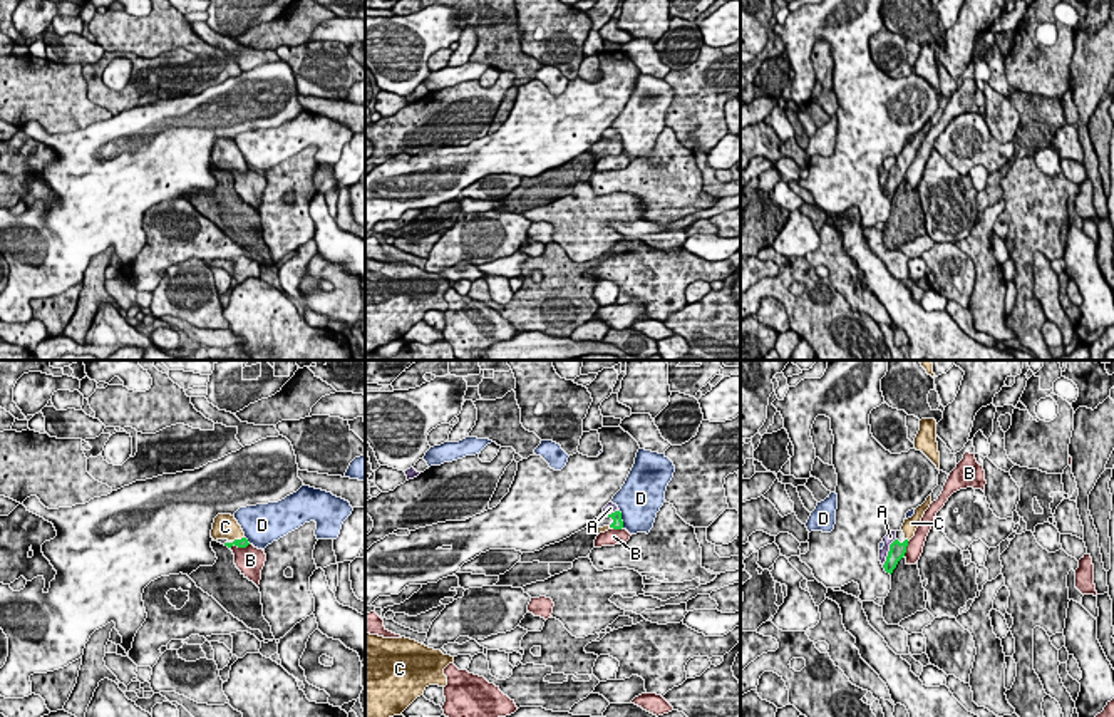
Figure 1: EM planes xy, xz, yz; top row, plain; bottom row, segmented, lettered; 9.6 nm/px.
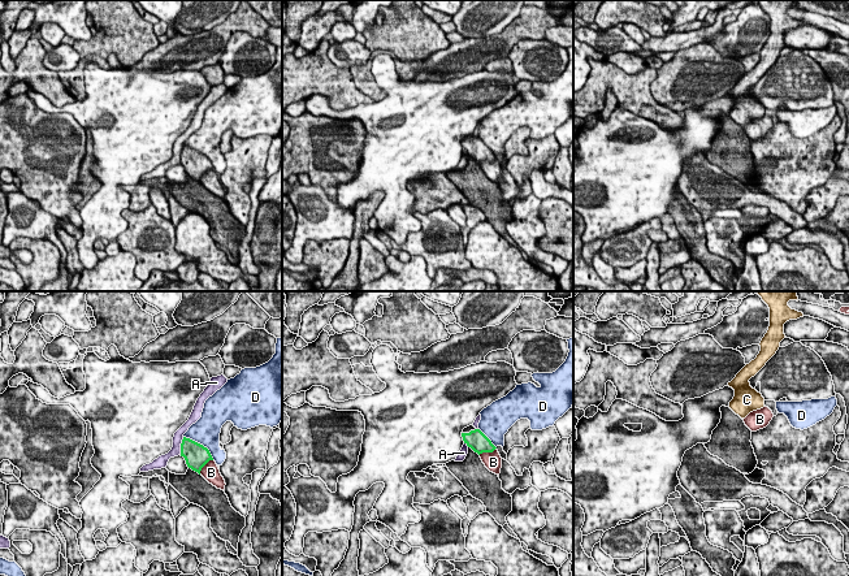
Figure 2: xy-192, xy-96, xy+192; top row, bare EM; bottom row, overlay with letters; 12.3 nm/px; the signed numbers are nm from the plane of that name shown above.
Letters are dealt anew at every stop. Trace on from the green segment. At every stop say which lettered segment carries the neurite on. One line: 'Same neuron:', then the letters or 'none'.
Same neuron: C

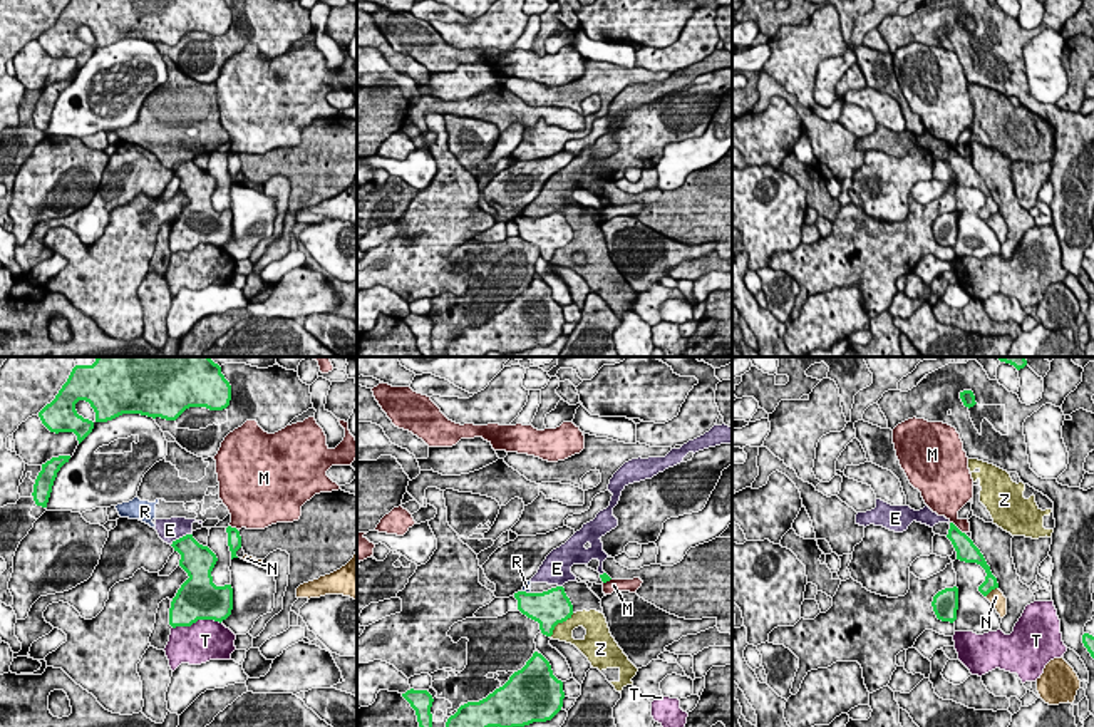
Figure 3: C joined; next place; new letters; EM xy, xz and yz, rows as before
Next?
Same neuron: none

